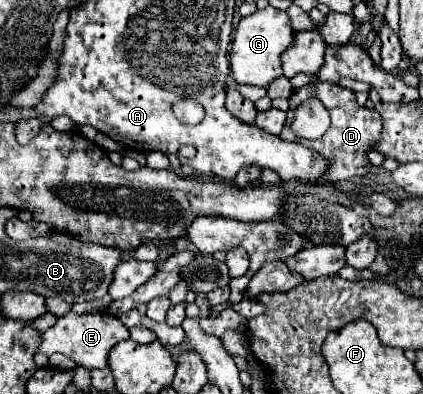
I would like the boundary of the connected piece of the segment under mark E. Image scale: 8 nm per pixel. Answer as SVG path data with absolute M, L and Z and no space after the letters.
M102 311L102 313L84 313L84 315L76 315L76 313L68 313L64 317L58 319L58 323L54 327L50 327L48 331L42 333L42 345L40 345L40 353L44 355L52 355L52 353L62 353L70 359L76 361L78 367L86 367L86 369L102 369L108 365L108 353L110 349L124 341L130 339L128 329L124 327L124 323L116 317L112 317L110 313Z

